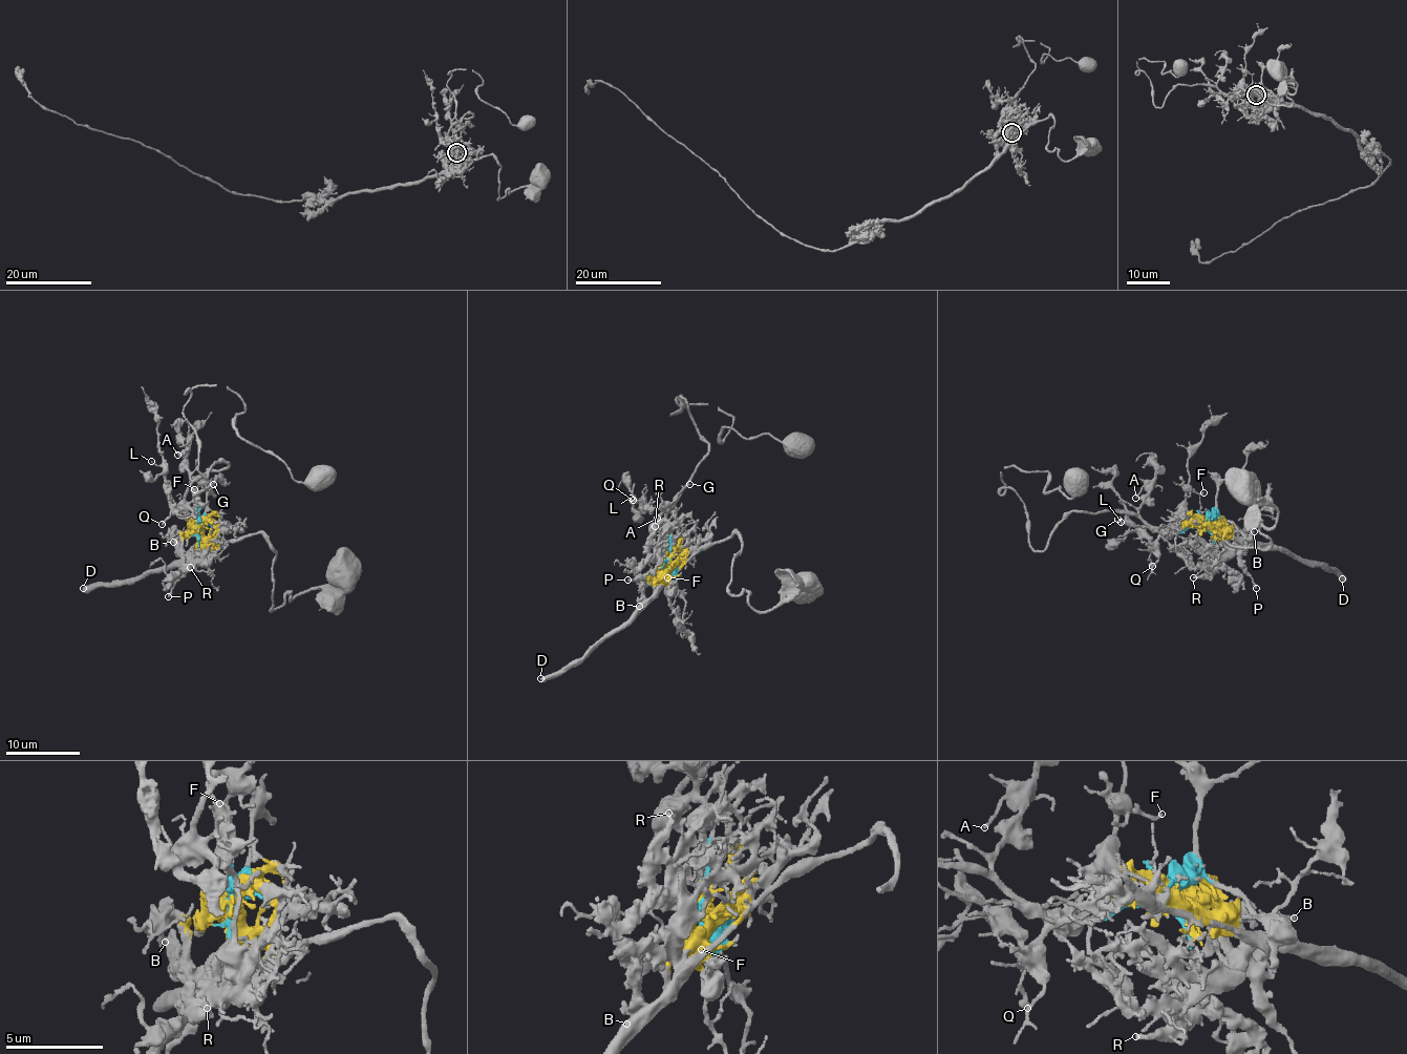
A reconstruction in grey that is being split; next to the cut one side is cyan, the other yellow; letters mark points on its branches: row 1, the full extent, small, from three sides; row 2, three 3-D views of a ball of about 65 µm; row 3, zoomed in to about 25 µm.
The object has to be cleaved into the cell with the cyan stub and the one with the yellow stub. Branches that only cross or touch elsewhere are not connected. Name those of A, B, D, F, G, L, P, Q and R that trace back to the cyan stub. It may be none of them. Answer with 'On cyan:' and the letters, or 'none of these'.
On cyan: A, F, G, L, Q

